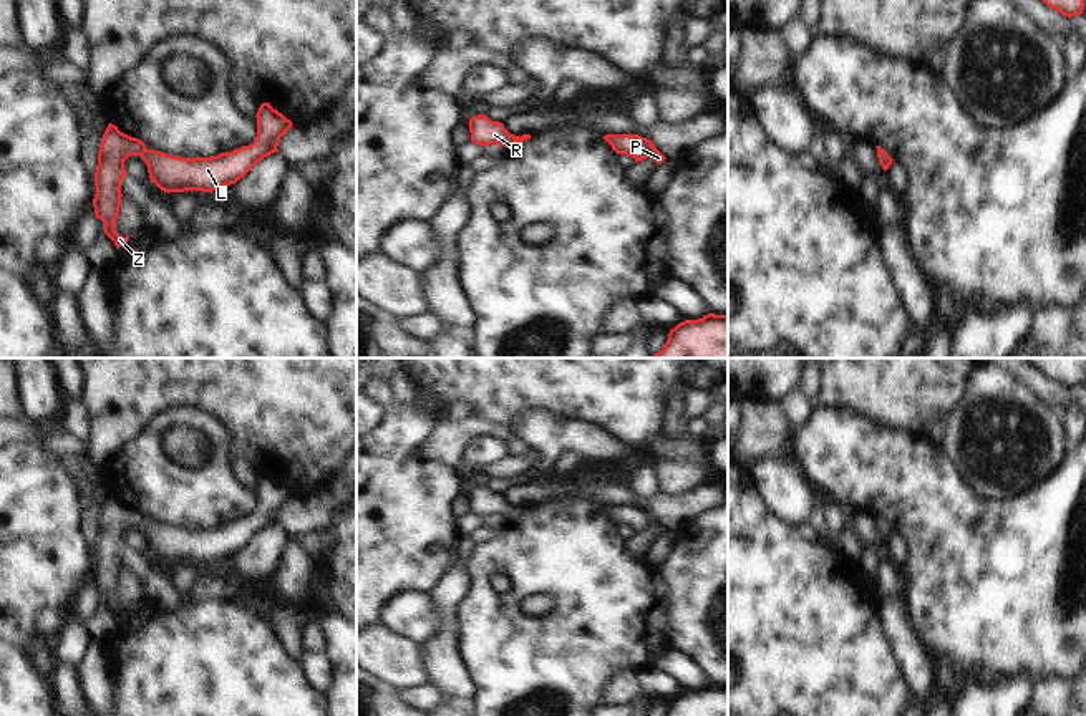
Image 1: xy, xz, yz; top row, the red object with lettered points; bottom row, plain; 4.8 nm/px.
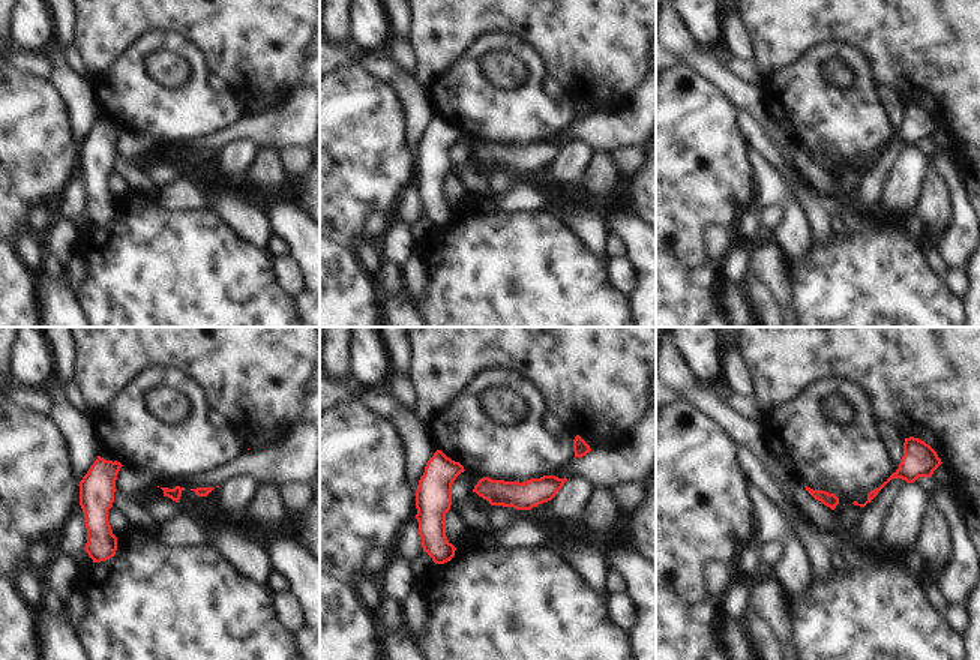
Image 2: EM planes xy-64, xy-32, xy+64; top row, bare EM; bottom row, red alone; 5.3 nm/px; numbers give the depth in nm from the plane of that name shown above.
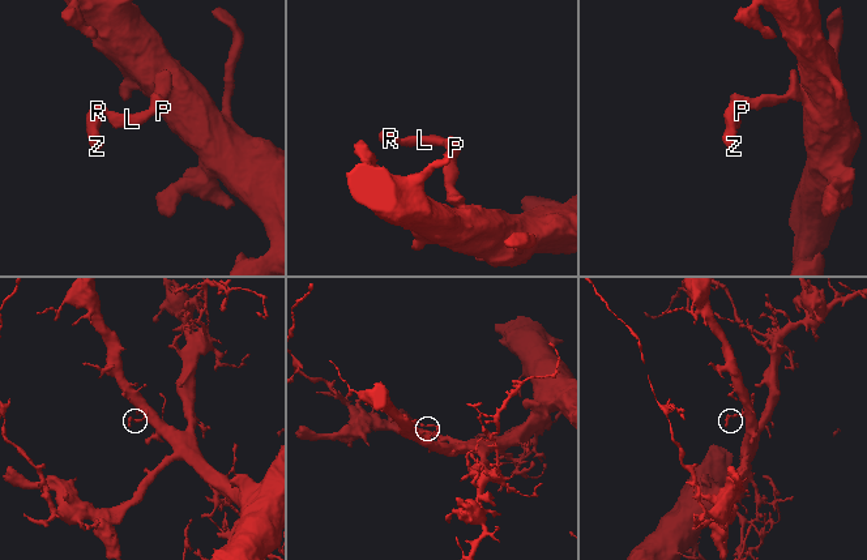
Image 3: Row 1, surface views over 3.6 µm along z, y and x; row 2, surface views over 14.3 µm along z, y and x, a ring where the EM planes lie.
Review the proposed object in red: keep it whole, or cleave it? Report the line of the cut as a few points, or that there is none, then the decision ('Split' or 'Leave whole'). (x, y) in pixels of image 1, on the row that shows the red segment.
No split. Leave whole.

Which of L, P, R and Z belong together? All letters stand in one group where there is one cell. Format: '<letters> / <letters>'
L P R Z

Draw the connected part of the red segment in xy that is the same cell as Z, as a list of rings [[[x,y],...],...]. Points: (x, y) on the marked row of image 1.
[[[262,103],[257,111],[257,136],[249,146],[211,157],[179,157],[156,149],[131,138],[108,124],[98,151],[95,172],[96,196],[93,199],[95,215],[104,224],[104,234],[119,249],[129,240],[116,232],[116,219],[121,206],[121,181],[128,174],[124,161],[141,156],[148,166],[149,179],[164,192],[202,191],[212,192],[235,184],[264,157],[279,152],[280,138],[293,126],[270,103]]]

